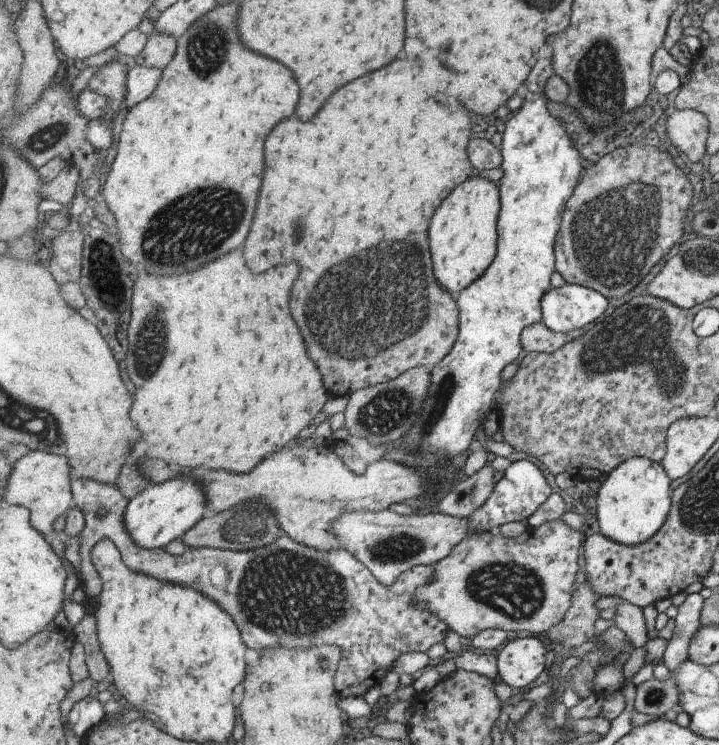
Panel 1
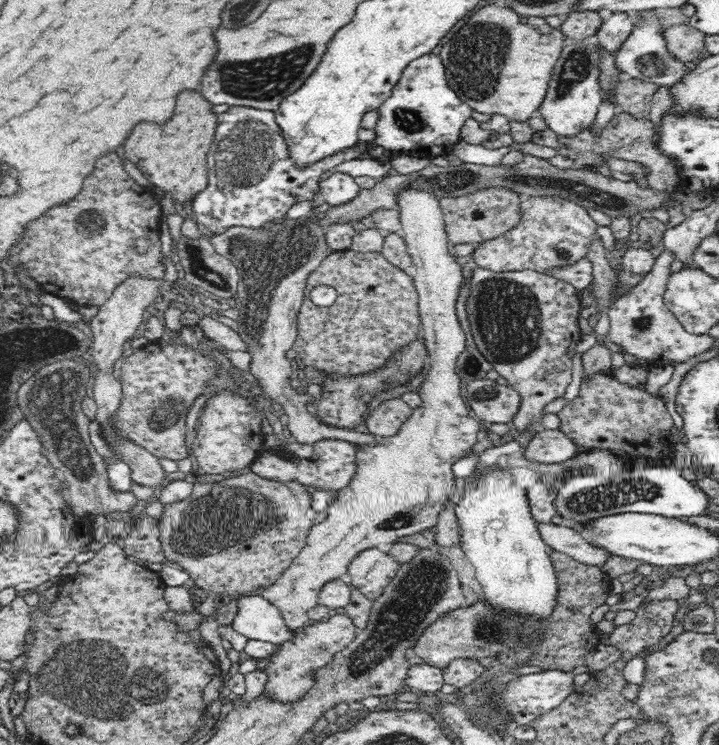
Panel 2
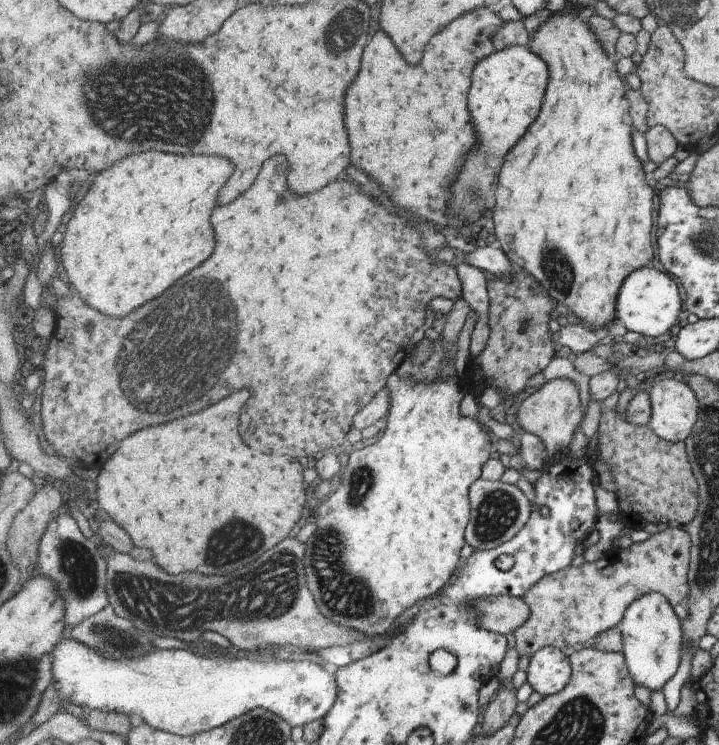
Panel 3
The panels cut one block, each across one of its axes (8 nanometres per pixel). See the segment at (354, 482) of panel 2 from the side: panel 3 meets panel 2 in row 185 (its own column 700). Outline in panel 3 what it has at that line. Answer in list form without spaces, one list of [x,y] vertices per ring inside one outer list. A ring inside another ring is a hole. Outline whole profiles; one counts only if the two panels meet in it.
[[[665,375],[650,392],[653,430],[669,442],[683,442],[689,438],[694,433],[701,406],[689,384],[676,375]]]

